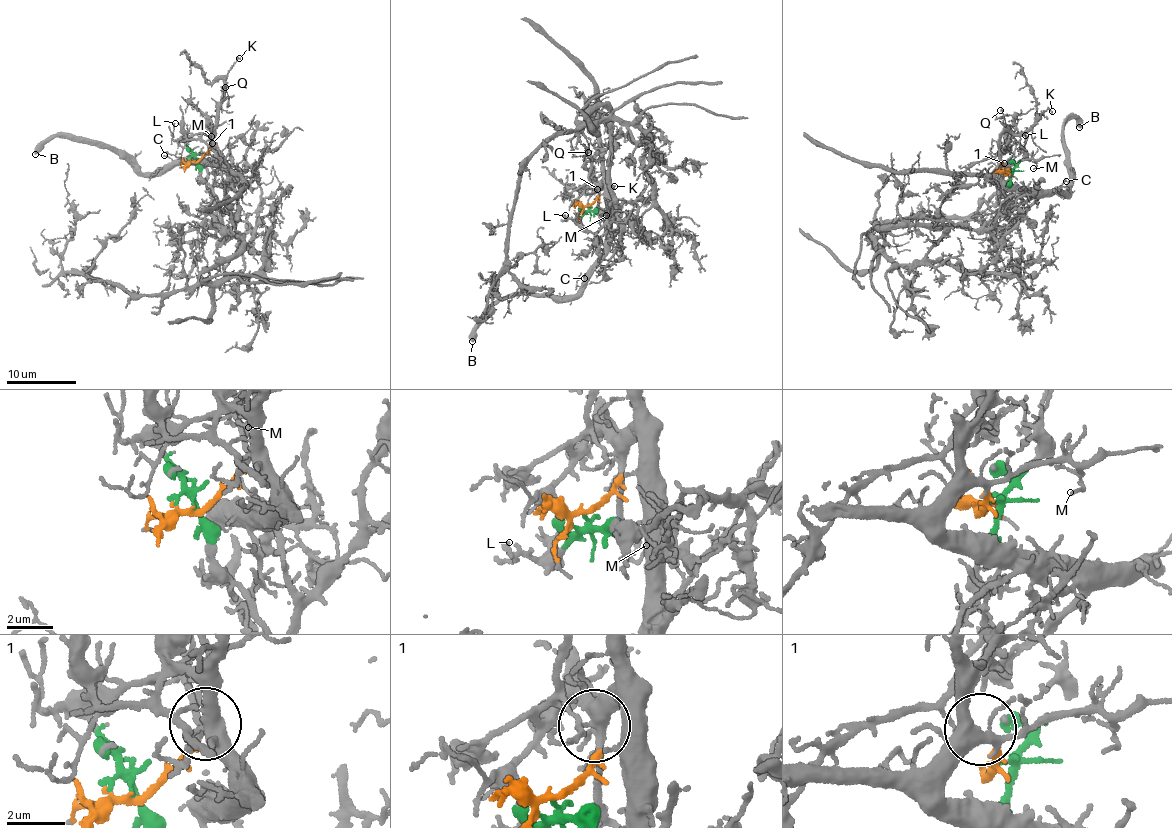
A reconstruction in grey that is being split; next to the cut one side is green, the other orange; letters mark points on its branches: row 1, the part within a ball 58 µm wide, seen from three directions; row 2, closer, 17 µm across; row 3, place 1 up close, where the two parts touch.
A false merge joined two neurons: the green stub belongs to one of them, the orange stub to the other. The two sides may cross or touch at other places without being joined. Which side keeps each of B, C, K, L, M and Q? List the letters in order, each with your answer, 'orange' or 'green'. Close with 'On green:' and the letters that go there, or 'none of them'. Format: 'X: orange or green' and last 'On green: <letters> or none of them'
B: orange
C: orange
K: orange
L: green
M: orange
Q: orange
On green: L

